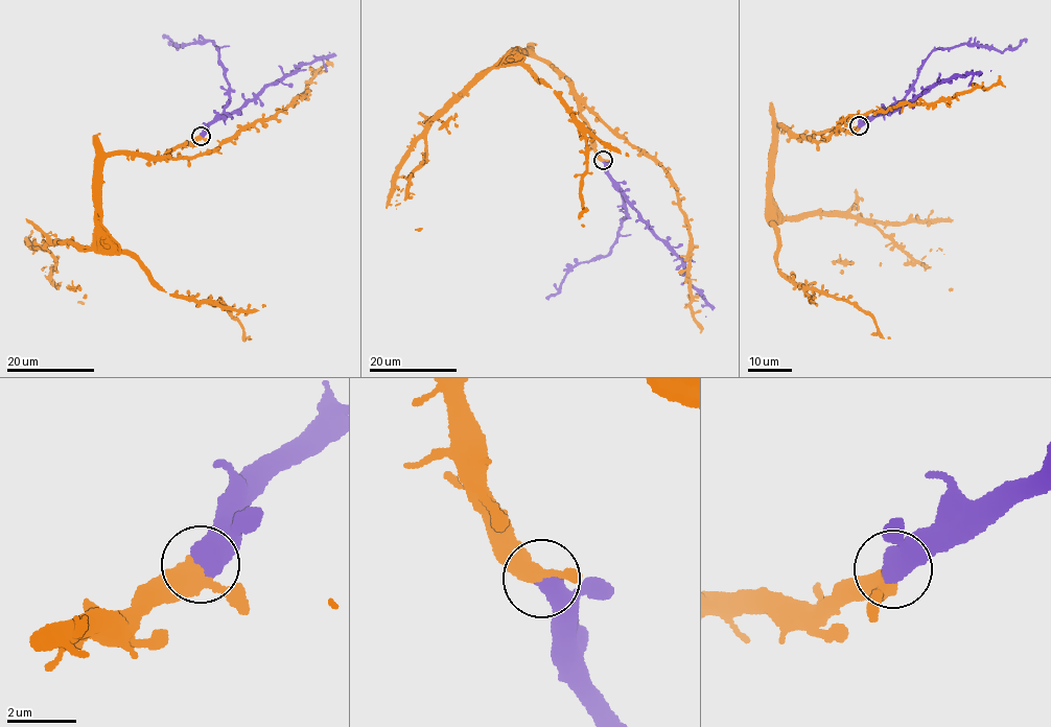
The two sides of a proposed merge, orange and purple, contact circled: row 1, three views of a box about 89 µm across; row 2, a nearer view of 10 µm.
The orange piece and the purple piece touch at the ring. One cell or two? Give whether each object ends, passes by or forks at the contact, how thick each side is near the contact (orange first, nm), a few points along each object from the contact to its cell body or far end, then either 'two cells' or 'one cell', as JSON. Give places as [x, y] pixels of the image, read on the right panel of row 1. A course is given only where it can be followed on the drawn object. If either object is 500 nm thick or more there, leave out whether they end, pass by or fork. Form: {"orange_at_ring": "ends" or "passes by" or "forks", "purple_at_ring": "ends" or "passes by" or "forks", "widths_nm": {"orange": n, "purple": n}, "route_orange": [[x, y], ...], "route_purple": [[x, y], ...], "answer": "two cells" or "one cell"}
{"widths_nm": {"orange": 440, "purple": 700}, "route_orange": [[860, 125], [776, 133], [769, 193], [775, 263], [797, 284], [855, 303], [889, 337]], "route_purple": [[860, 125], [904, 97], [917, 70], [936, 49], [964, 43], [986, 45], [1000, 51], [1013, 49], [1026, 39]], "answer": "one cell"}

